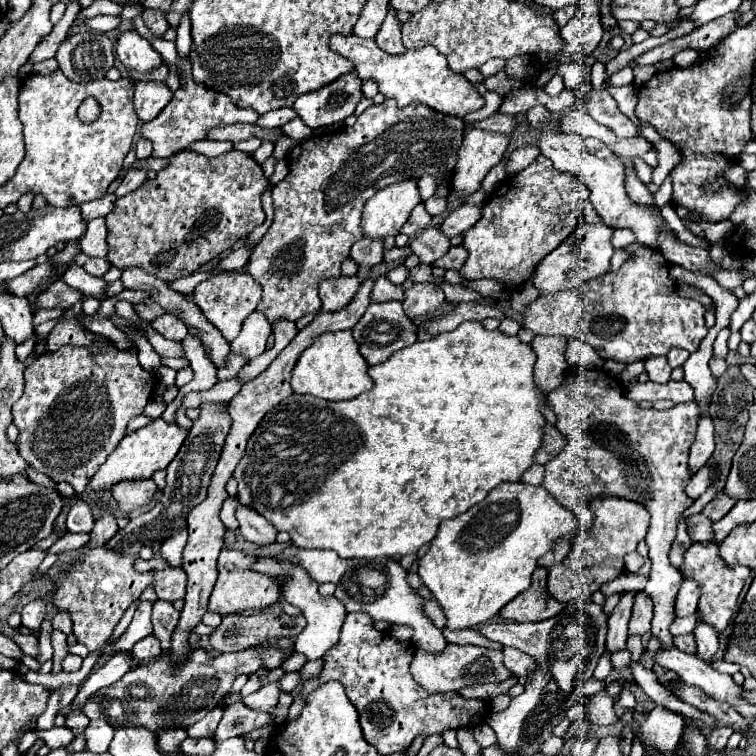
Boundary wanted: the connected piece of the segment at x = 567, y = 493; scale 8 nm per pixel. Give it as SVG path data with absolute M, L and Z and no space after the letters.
M603 370L573 371L554 391L548 393L548 405L556 413L558 431L566 437L566 447L546 463L546 475L544 475L544 487L550 491L552 497L556 497L558 503L572 509L574 515L580 521L580 527L590 529L594 521L594 513L590 511L590 501L596 497L620 497L634 503L640 503L650 513L650 529L646 537L652 569L648 575L648 583L644 593L654 601L654 619L652 619L652 637L658 637L662 649L674 647L674 637L670 635L668 627L674 621L674 599L682 585L680 571L668 561L668 553L672 547L672 541L676 539L676 525L682 513L694 503L684 493L684 487L692 479L692 471L688 467L688 451L694 441L696 421L698 421L698 407L696 403L682 403L672 409L659 411L656 409L642 409L636 401L628 399L621 383L612 375Z

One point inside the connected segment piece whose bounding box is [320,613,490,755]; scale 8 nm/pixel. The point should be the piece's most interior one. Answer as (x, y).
(375, 668)

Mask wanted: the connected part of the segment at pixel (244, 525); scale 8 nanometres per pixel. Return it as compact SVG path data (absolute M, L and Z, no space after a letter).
M238 501L238 509L236 509L236 519L240 523L240 533L256 545L272 543L276 533L278 533L274 529L274 525L270 525L264 517L260 517L260 513L240 505L240 501Z

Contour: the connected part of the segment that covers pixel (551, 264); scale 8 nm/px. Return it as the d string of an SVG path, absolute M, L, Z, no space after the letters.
M580 223L576 231L560 243L560 247L556 247L552 253L548 253L548 257L544 257L544 261L538 263L532 275L532 285L538 287L540 293L554 293L558 289L578 287L592 277L606 275L612 255L612 229L604 223Z

